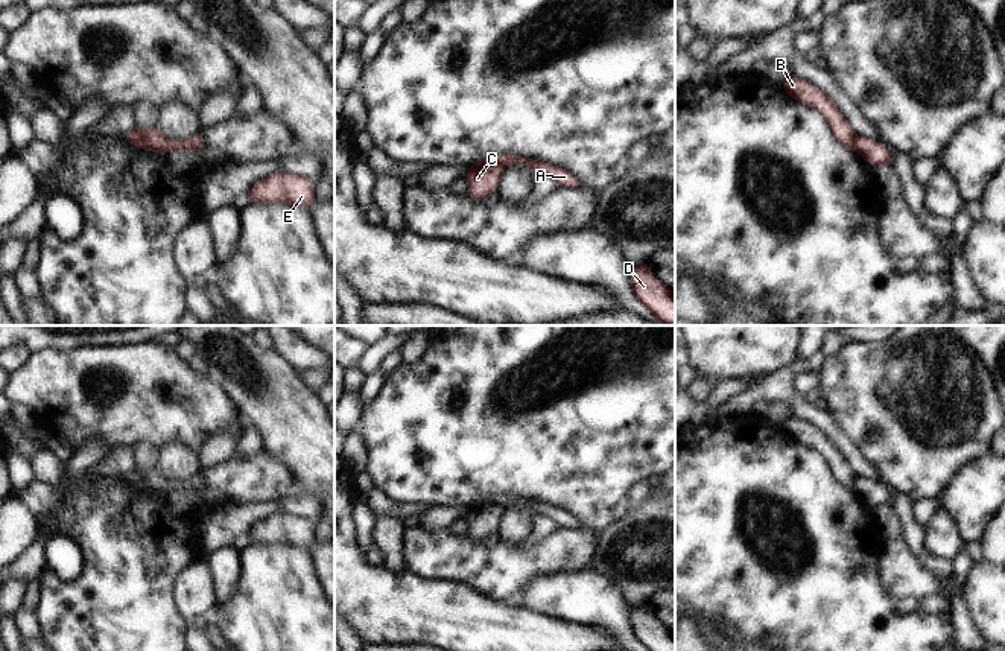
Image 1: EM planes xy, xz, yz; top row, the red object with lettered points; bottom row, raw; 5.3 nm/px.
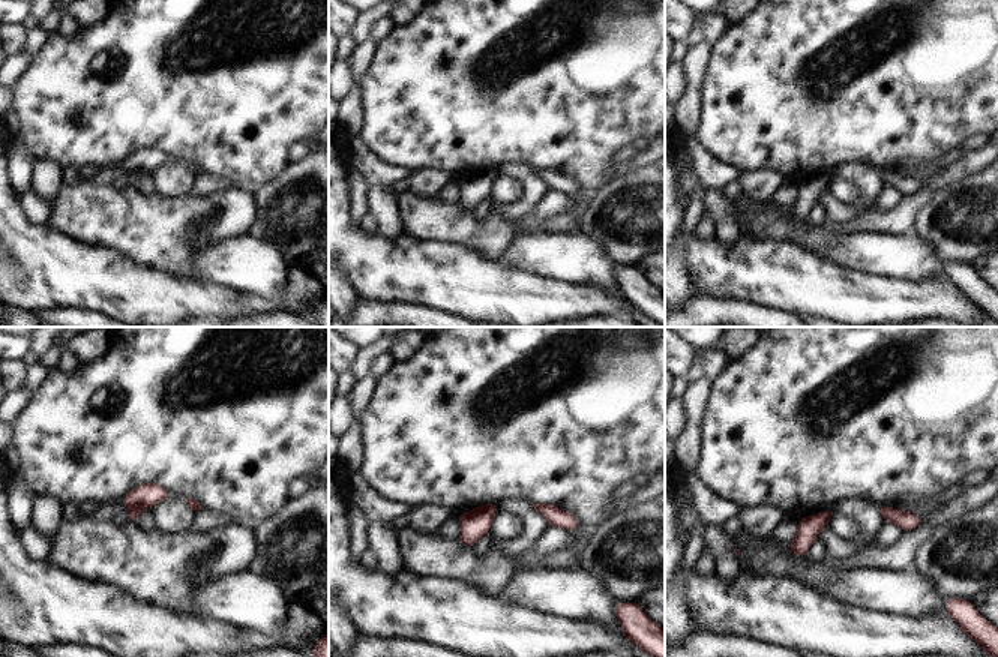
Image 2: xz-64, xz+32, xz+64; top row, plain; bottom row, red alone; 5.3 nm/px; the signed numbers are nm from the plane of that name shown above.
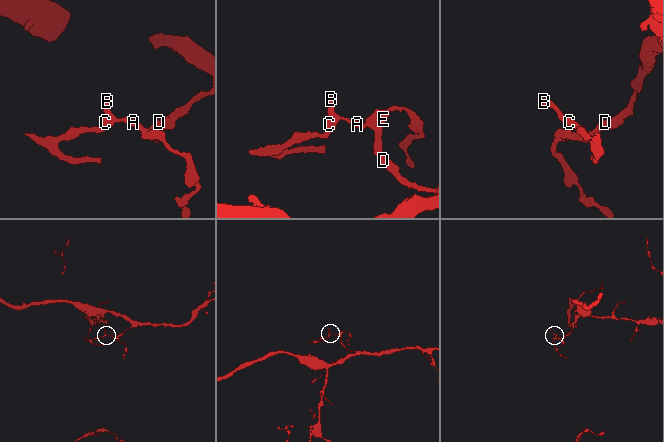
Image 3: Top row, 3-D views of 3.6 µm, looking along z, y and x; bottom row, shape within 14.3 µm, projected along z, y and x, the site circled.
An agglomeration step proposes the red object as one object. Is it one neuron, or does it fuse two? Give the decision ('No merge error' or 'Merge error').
Merge error.

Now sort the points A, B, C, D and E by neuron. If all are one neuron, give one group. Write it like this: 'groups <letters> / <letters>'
groups A B D E / C

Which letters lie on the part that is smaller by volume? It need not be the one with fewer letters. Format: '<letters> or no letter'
C

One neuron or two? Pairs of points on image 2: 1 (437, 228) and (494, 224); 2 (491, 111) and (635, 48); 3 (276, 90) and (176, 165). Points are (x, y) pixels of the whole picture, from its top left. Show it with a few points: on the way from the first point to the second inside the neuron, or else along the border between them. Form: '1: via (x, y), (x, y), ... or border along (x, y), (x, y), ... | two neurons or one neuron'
1: via (450, 228), (480, 228) | one neuron
2: via (527, 77), (581, 50), (599, 48) | one neuron
3: border along (168, 153), (185, 161) | two neurons

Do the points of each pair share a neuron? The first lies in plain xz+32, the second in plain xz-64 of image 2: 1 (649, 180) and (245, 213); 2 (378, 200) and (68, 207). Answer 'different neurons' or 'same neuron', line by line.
1: different neurons
2: different neurons

